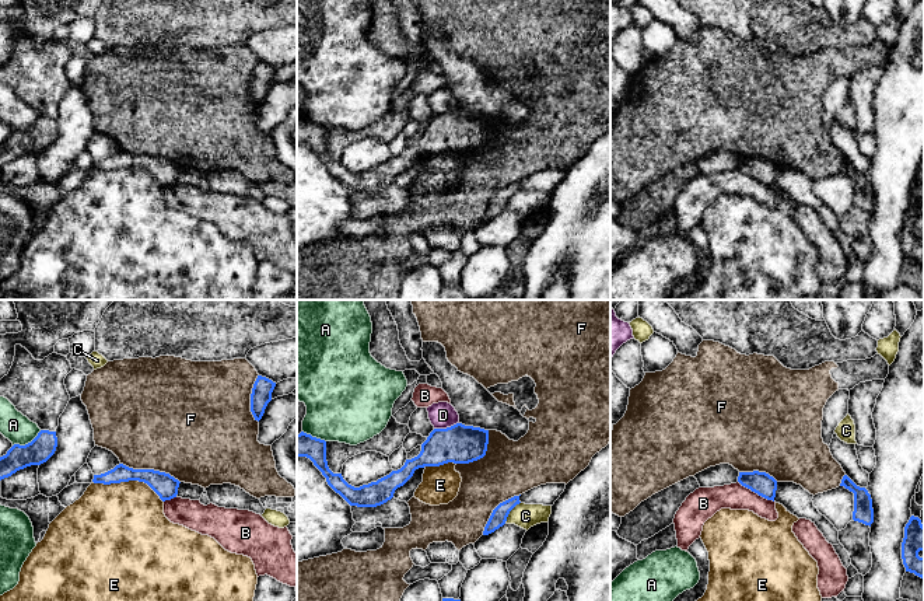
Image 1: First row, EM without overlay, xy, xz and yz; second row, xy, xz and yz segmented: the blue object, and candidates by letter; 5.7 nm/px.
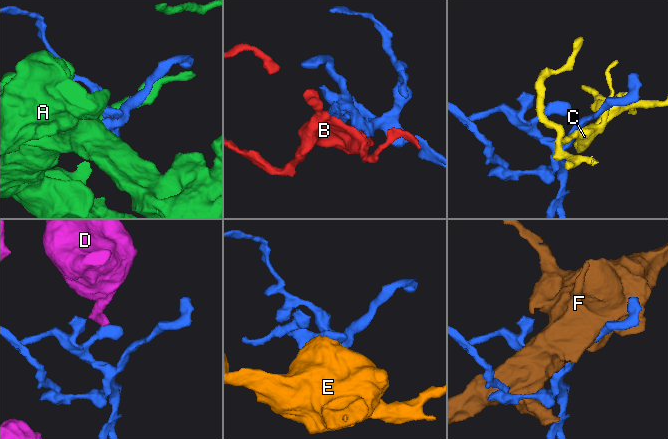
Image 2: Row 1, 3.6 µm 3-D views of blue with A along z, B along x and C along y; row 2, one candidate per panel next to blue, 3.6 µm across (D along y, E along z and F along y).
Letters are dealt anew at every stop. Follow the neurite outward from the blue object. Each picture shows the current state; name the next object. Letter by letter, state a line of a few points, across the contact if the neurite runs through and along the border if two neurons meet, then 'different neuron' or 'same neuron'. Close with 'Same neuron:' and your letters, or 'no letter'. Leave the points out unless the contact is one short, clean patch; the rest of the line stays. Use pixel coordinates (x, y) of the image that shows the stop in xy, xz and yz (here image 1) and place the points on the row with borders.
A: different neuron
B: yz (738, 481), (773, 502) | different neuron
C: xz (520, 502), (504, 521) | different neuron
D: xz (458, 422), (434, 429) | different neuron
E: different neuron
F: different neuron
Same neuron: no letter

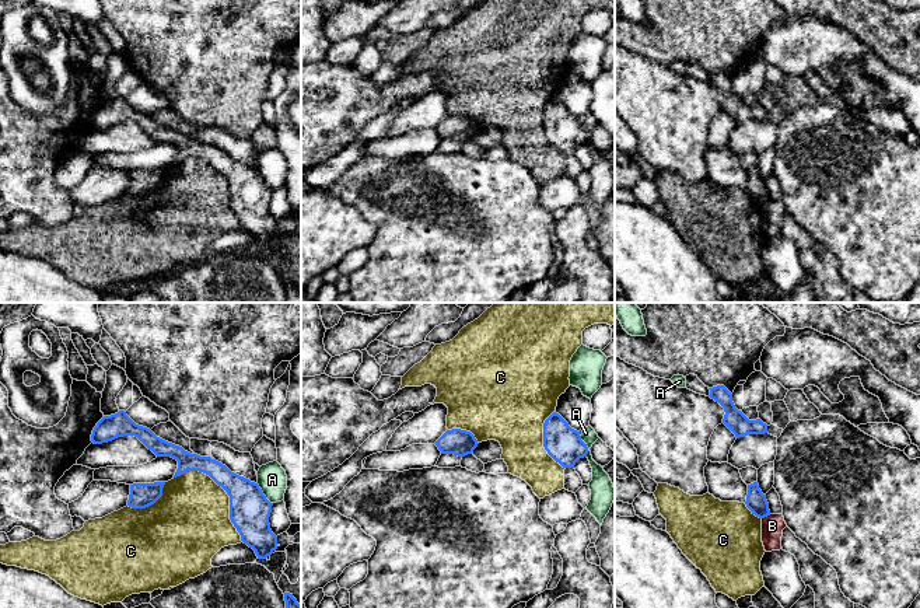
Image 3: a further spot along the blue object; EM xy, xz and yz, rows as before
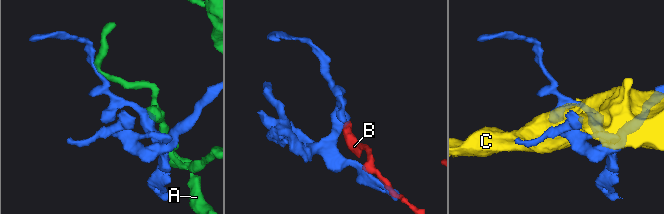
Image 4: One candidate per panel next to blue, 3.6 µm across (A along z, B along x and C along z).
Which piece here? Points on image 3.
A: xz (579, 432), (587, 447), (587, 456) | different neuron
B: yz (770, 514), (762, 519) | different neuron
C: different neuron
Same neuron: no letter

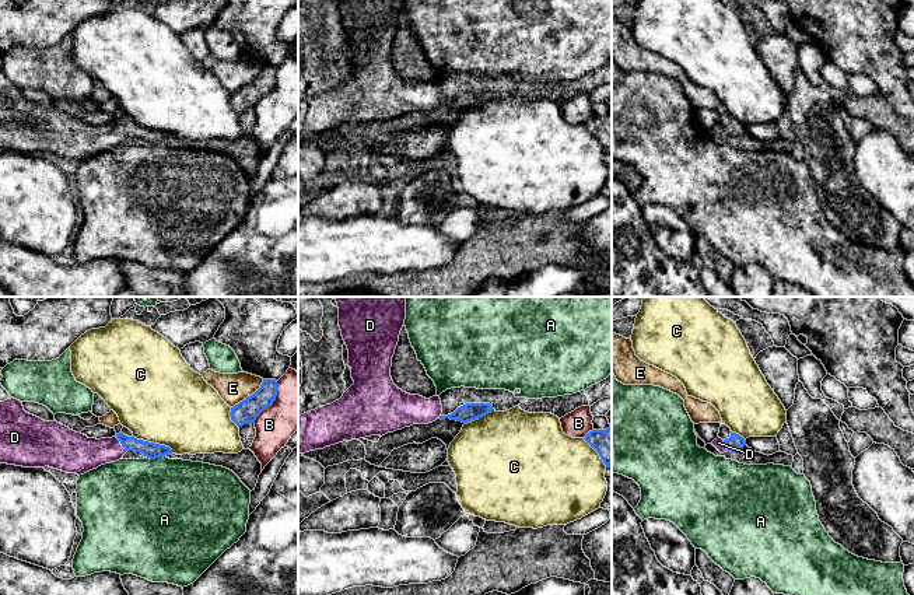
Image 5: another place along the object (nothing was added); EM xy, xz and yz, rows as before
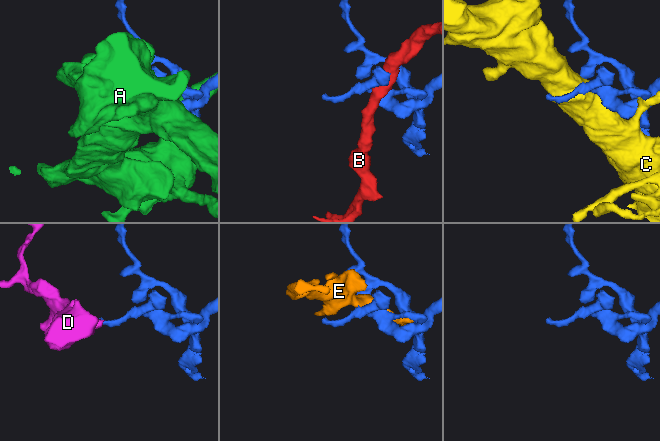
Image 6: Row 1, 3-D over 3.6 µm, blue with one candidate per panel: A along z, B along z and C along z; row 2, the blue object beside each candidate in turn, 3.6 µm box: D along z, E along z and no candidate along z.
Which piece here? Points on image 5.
A: different neuron
B: different neuron
C: different neuron
D: xy (150, 450), (121, 443), (112, 450), (79, 454) | same neuron
E: different neuron
Same neuron: D

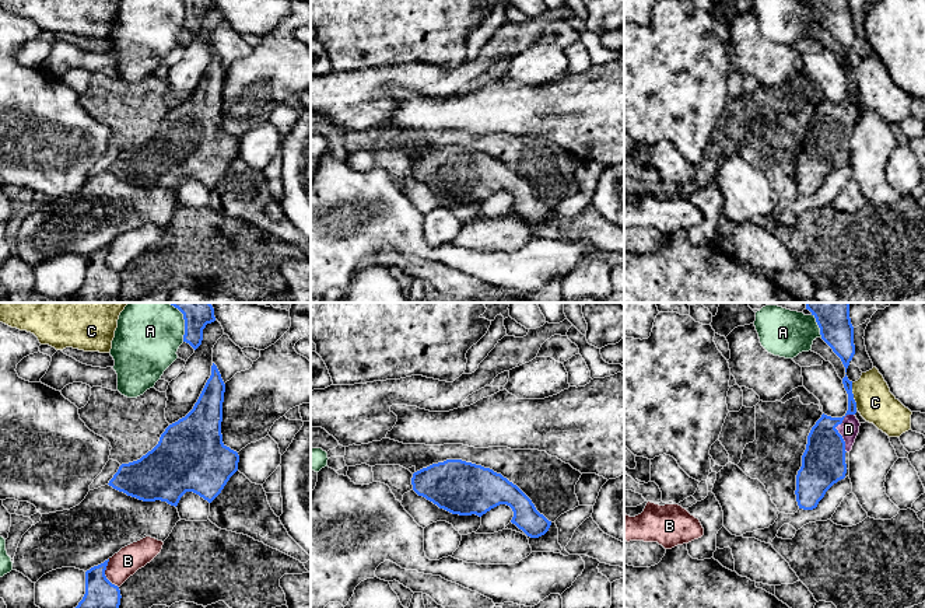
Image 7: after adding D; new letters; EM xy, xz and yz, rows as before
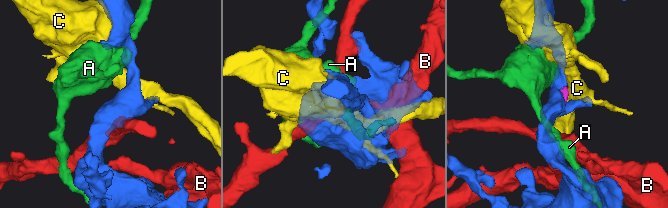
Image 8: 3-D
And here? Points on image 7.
A: different neuron
B: different neuron
C: different neuron
D: yz (823, 463), (827, 441), (837, 430), (848, 429) | same neuron
Same neuron: D

